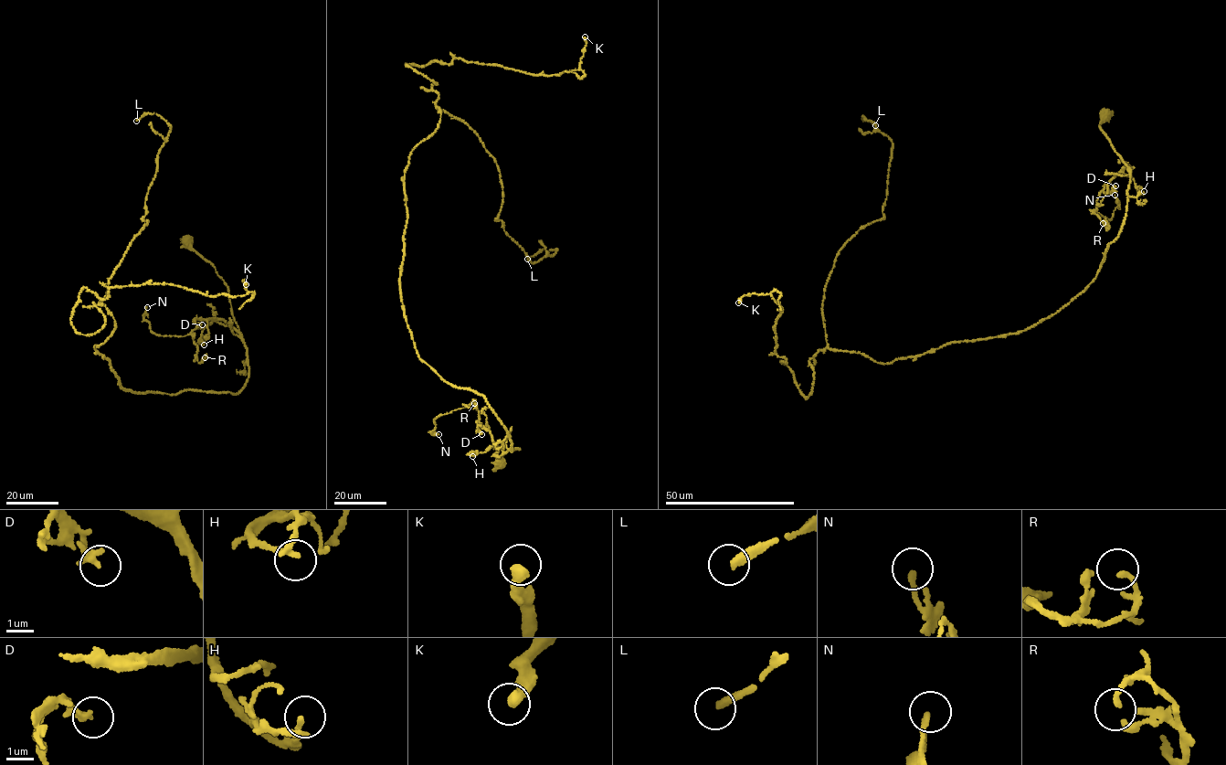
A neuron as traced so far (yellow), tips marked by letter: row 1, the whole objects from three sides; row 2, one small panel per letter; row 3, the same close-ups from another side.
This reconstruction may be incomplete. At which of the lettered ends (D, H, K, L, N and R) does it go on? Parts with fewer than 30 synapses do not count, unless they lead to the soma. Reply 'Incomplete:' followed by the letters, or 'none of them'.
Incomplete: L

